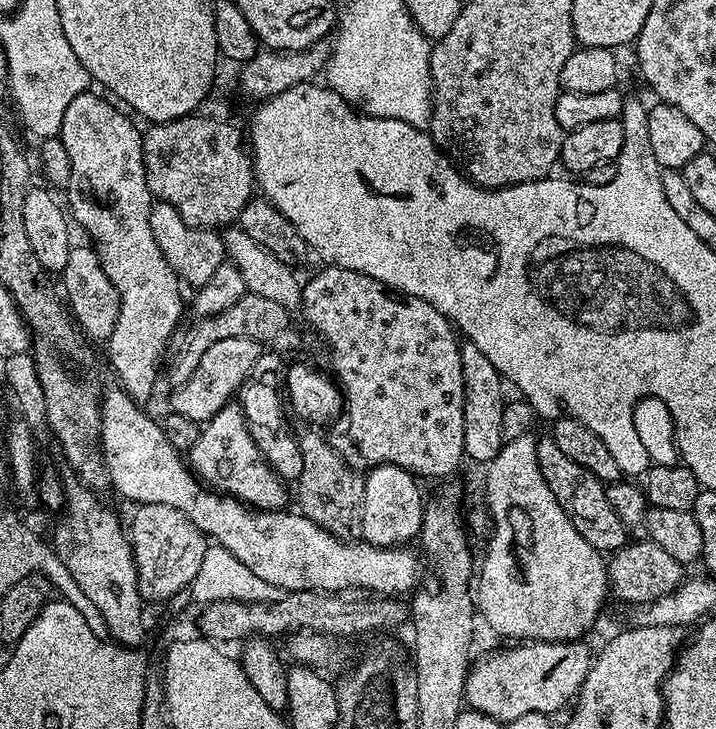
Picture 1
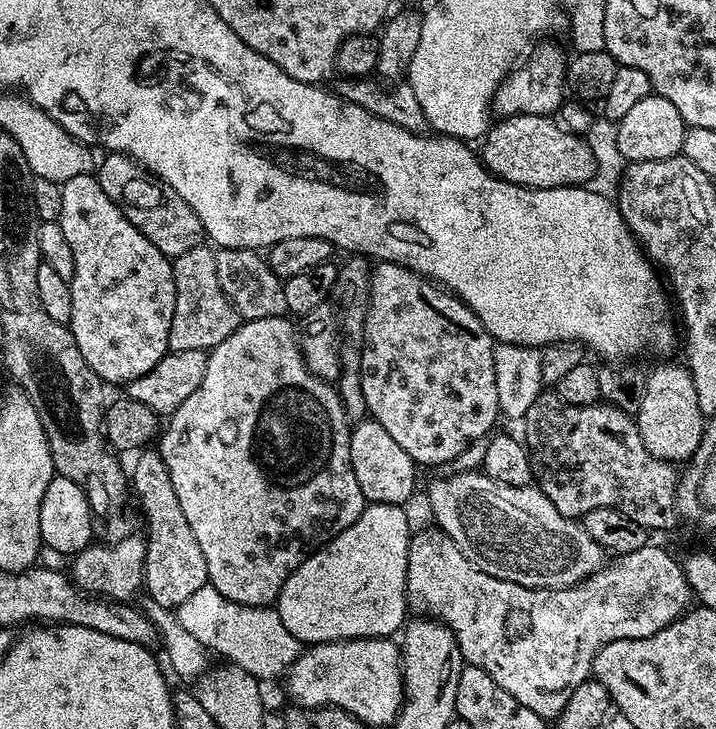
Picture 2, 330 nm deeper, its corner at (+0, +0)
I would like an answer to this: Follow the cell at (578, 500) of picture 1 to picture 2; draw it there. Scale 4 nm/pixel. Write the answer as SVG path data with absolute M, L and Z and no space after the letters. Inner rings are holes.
M544 390L522 419L524 433L522 439L527 447L528 456L532 459L532 474L535 487L554 502L554 510L567 520L579 521L590 510L613 508L638 526L649 530L655 528L672 528L678 524L676 510L676 485L678 468L667 464L665 460L654 458L642 442L635 419L613 404L601 402L590 406L574 406L566 402L554 390Z

